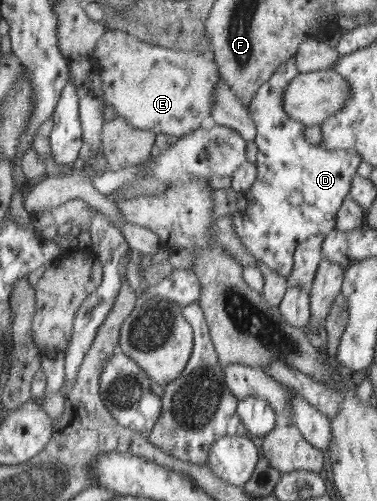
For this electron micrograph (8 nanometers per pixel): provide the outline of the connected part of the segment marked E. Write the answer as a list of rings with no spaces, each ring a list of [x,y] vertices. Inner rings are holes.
[[[124,29],[107,30],[95,45],[92,62],[94,72],[100,77],[103,86],[104,99],[115,109],[119,118],[124,118],[141,130],[151,130],[159,137],[164,134],[171,137],[182,136],[200,128],[202,120],[211,115],[211,105],[221,78],[215,60],[208,62],[204,60],[203,55],[204,51],[183,51],[157,43],[144,43],[129,35]]]

